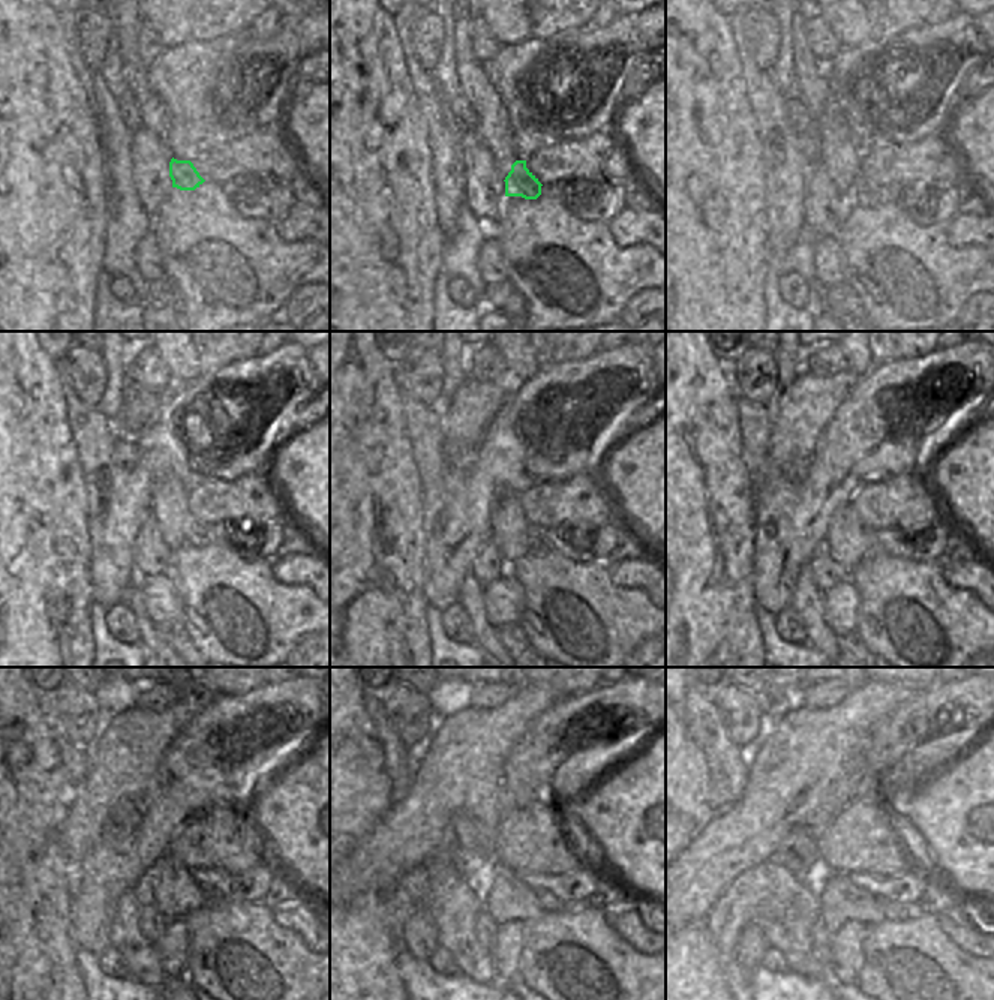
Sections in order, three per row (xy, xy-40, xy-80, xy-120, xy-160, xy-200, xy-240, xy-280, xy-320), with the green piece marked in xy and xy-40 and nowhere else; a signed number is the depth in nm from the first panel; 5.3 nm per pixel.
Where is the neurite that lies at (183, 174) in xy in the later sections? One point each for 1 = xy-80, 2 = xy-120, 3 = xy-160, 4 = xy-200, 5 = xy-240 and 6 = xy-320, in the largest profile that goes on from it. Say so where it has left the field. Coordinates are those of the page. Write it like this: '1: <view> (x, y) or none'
1: xy-80 (864, 194)
2: xy-120 (197, 534)
3: xy-160 (535, 535)
4: xy-200 (873, 547)
5: xy-240 (210, 894)
6: xy-320 (892, 912)

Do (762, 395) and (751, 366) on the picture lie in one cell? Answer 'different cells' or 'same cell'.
same cell

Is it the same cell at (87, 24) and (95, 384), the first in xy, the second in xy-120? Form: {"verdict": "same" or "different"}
{"verdict": "same"}

